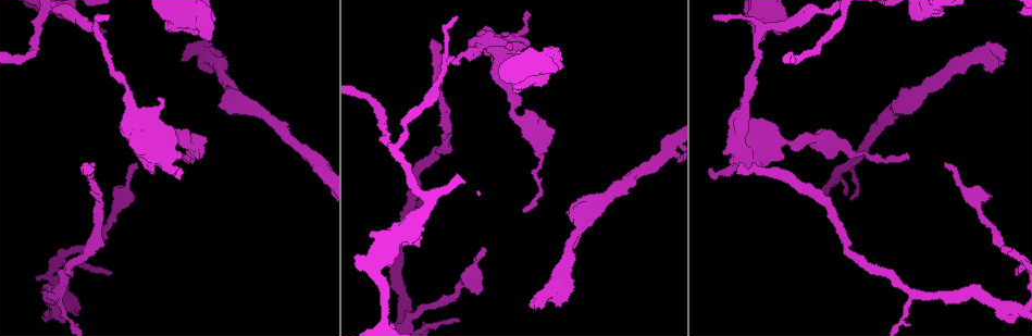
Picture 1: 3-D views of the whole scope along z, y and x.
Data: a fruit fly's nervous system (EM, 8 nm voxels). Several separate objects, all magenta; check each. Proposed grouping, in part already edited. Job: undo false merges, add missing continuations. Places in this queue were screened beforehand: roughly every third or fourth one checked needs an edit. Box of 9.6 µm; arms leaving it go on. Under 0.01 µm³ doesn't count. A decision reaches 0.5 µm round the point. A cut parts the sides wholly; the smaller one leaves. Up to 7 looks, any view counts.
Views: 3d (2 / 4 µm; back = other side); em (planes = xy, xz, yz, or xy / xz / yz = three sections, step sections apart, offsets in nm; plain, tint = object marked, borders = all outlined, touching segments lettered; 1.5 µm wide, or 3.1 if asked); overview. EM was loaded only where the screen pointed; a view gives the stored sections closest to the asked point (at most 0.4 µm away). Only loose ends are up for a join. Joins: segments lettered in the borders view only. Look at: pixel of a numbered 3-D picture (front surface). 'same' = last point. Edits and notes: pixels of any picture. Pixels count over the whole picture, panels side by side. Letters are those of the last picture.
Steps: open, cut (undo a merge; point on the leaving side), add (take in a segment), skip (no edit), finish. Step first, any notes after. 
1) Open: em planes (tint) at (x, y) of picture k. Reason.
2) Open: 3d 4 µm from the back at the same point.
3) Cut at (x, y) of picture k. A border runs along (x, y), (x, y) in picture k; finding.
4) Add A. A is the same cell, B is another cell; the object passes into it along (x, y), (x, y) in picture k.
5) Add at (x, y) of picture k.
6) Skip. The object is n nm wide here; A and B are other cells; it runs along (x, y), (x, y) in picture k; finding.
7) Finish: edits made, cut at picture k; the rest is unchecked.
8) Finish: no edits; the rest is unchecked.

Open: 3d 4 µm at (944, 163) of picture 1. An open end.

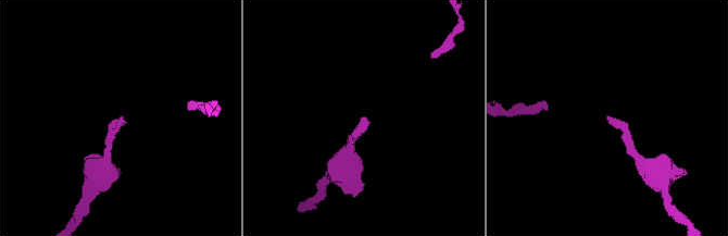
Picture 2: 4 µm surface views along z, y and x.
Open: em yz step 8 (tint) at (360, 119) of picture 2.

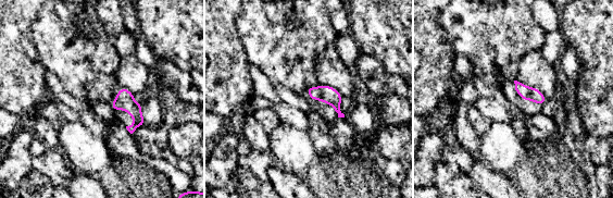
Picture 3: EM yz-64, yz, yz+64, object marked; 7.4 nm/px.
Open: em xz step 4 (borders) at the same point.

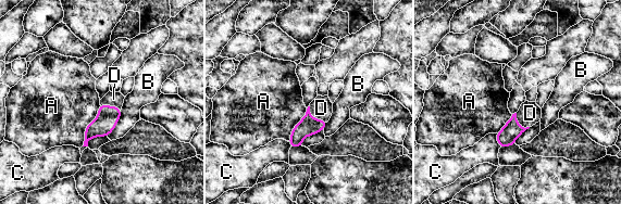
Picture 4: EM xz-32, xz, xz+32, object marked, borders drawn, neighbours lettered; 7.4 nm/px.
Add D. The object is 80 nm wide here; D is the same cell, A, B and C are other cells; it goes on there.

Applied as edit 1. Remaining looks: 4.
Open: 3d 2 µm at (924, 86) of picture 1. Calibre changes.

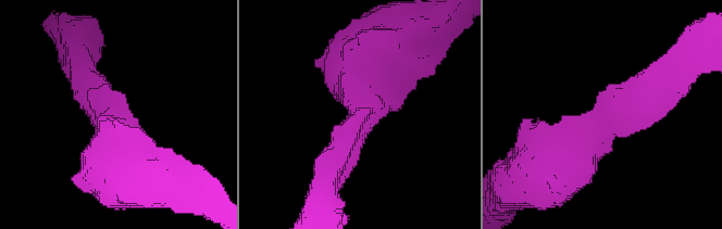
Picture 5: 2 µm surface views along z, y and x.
Open: em planes (borders) at (362, 113) of picture 5. The arms are 260, 600 nm wide; now the EM.

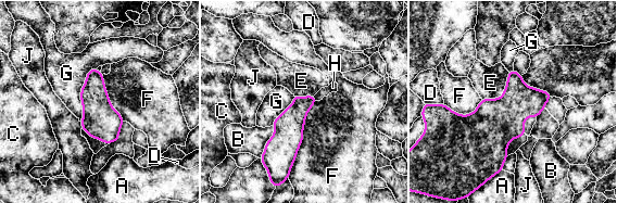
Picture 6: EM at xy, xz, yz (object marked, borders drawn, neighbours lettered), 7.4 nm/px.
Skip. The longest contact is with F, 600 nm; A, B, C, D, E, F, G, H and J are other cells; continuous, no second cell.

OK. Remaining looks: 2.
Open: em planes (borders) at (1017, 275) of picture 1. Thin end.

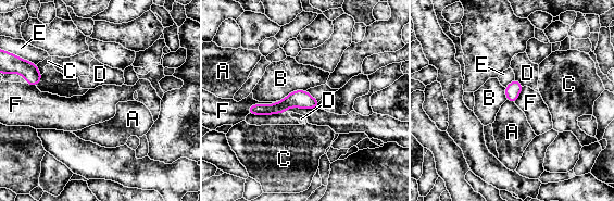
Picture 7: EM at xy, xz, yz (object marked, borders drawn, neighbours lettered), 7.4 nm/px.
Skip. A, B, C, D, E and F are other cells; none of them fits.

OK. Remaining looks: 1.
Finish: edits made, add at picture 4; the rest is unchecked.

